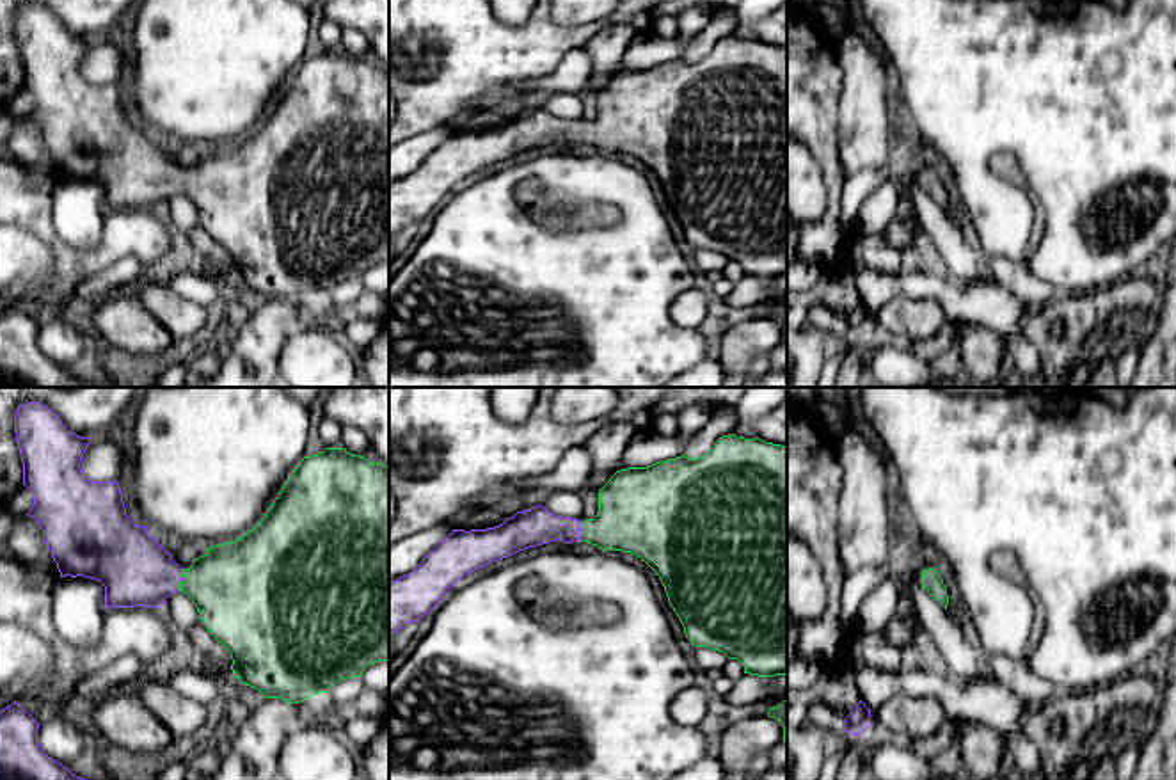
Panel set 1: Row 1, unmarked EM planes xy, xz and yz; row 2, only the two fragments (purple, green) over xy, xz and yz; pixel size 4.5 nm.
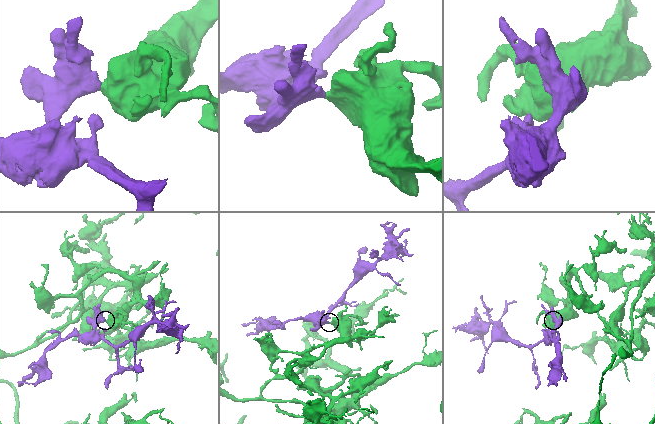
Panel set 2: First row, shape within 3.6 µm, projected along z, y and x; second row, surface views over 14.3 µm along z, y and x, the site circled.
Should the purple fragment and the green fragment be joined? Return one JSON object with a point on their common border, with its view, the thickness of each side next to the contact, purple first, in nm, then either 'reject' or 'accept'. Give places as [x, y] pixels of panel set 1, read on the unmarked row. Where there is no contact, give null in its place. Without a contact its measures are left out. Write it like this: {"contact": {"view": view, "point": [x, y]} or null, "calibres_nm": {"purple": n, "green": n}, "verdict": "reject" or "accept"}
{"contact": {"view": "xy", "point": [180, 182]}, "calibres_nm": {"purple": 320, "green": 400}, "verdict": "accept"}

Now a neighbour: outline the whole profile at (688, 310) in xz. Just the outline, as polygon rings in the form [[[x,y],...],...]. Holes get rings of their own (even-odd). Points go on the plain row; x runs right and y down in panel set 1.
[[[698,284],[679,295],[670,307],[673,323],[682,329],[703,329],[709,298],[711,291],[705,284]]]

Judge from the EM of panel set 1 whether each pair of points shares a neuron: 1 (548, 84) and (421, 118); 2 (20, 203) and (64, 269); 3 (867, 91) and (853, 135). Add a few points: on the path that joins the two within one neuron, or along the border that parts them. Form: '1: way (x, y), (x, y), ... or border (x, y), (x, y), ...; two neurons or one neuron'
1: border (553, 70), (548, 75), (526, 79), (514, 87); two neurons
2: way (36, 219), (64, 253); one neuron
3: way (864, 102), (864, 125); one neuron

